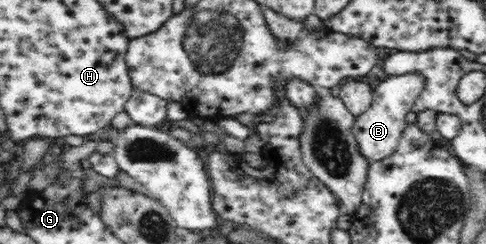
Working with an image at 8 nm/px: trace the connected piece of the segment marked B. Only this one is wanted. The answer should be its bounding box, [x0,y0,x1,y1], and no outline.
[353,74,425,160]

